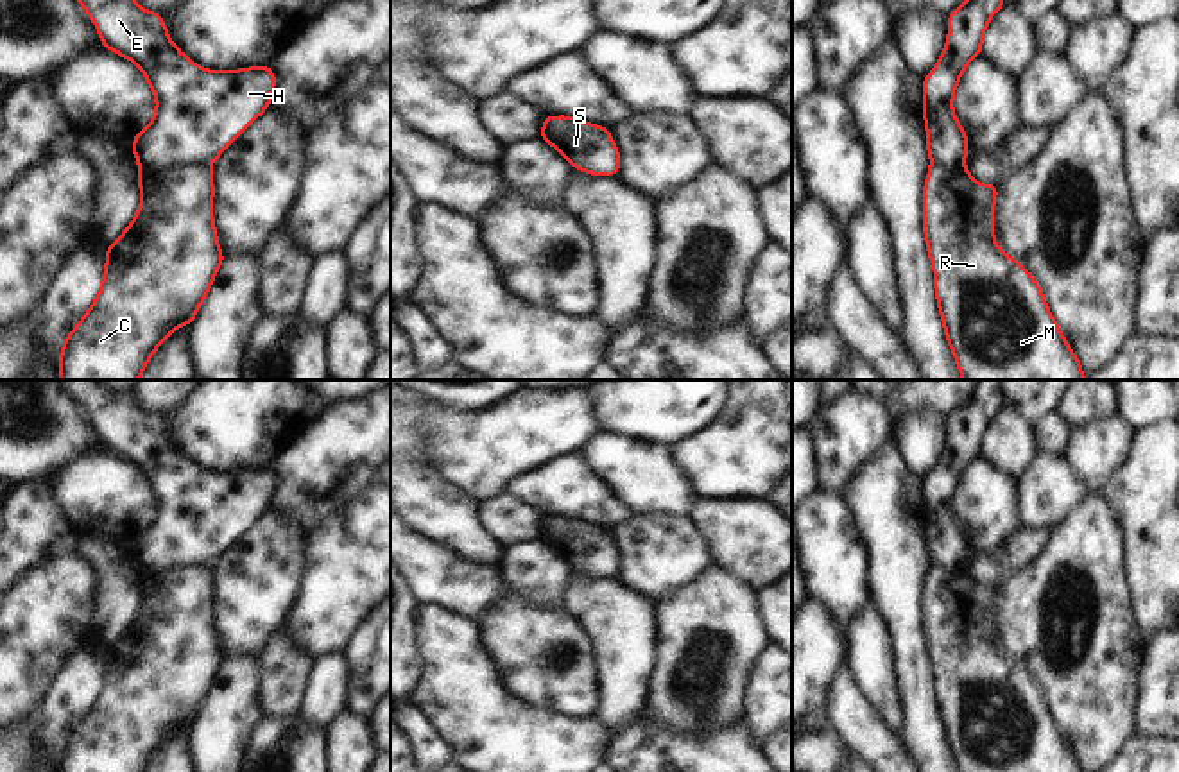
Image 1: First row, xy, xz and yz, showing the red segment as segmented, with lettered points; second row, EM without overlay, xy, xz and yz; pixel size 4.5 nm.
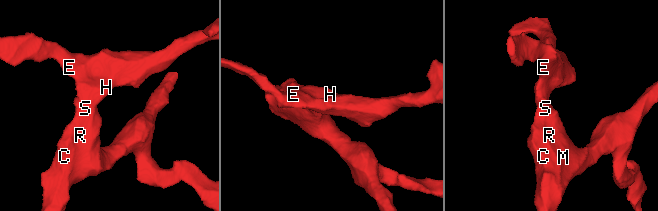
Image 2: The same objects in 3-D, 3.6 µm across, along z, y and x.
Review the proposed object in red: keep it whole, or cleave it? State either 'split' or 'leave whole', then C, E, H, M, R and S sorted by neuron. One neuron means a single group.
split | C M R S / E H

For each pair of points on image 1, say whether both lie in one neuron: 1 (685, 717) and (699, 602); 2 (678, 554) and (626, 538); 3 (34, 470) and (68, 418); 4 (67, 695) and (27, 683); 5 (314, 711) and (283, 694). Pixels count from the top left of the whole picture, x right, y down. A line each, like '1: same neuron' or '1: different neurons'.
1: same neuron
2: same neuron
3: same neuron
4: different neurons
5: different neurons

